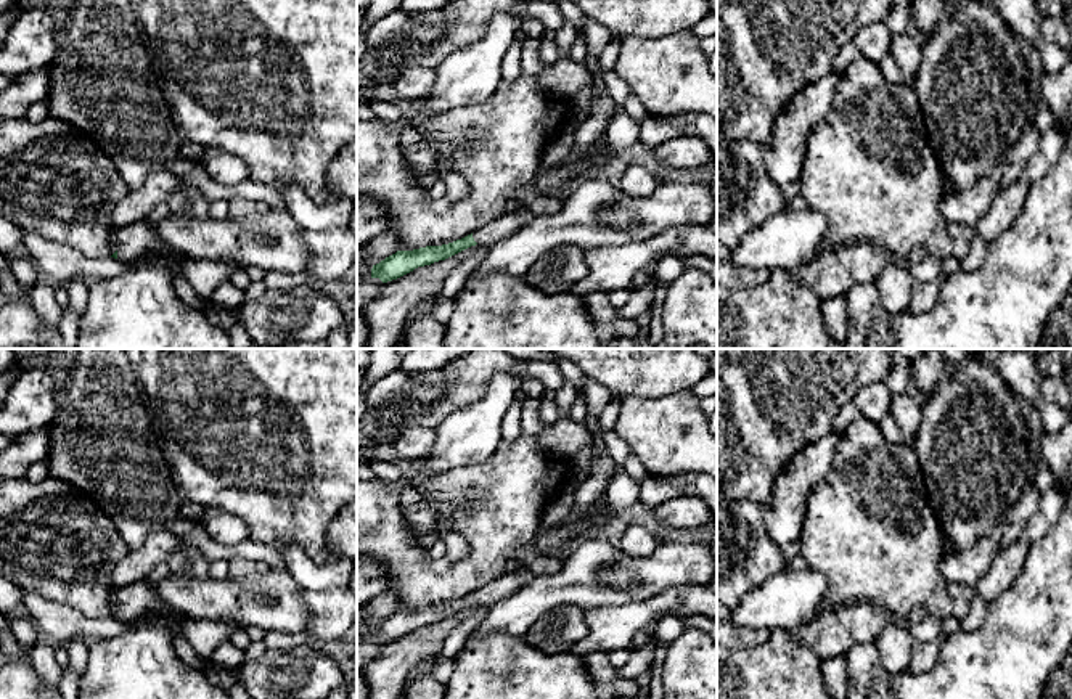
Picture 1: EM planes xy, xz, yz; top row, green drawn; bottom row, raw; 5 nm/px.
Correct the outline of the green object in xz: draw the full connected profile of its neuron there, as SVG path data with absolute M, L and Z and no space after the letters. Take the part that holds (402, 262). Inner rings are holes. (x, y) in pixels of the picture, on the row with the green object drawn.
M524 207L518 214L503 214L500 219L461 239L442 246L426 246L413 251L397 251L379 264L373 265L371 278L379 278L383 283L397 280L418 267L431 265L445 260L471 246L490 247L500 239L511 236L529 225L535 215Z

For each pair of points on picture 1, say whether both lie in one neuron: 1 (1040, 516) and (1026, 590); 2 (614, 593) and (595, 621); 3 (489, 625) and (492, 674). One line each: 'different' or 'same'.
1: different
2: different
3: different

